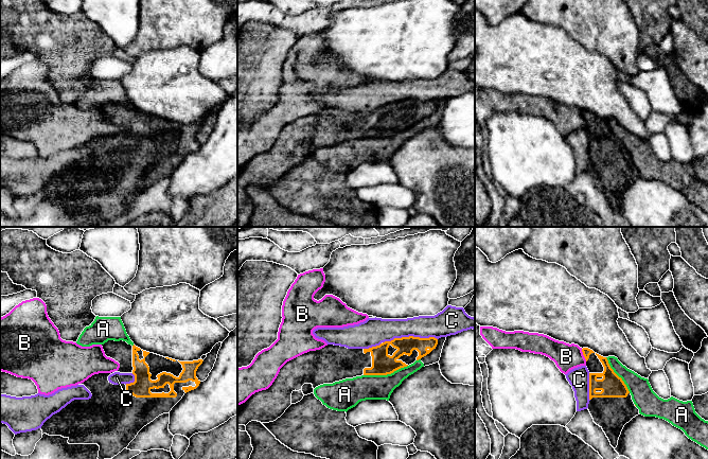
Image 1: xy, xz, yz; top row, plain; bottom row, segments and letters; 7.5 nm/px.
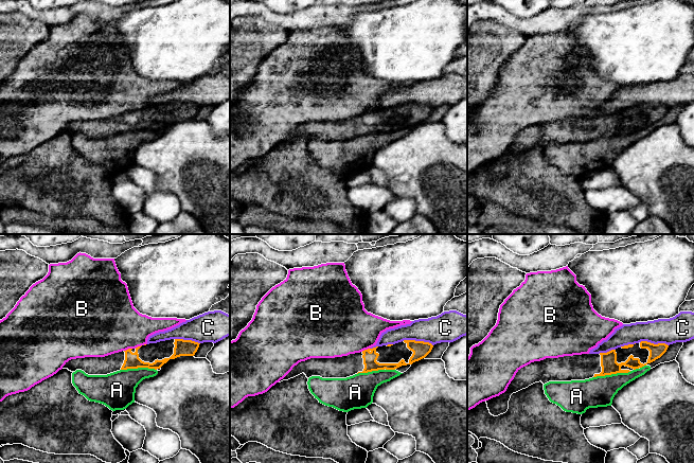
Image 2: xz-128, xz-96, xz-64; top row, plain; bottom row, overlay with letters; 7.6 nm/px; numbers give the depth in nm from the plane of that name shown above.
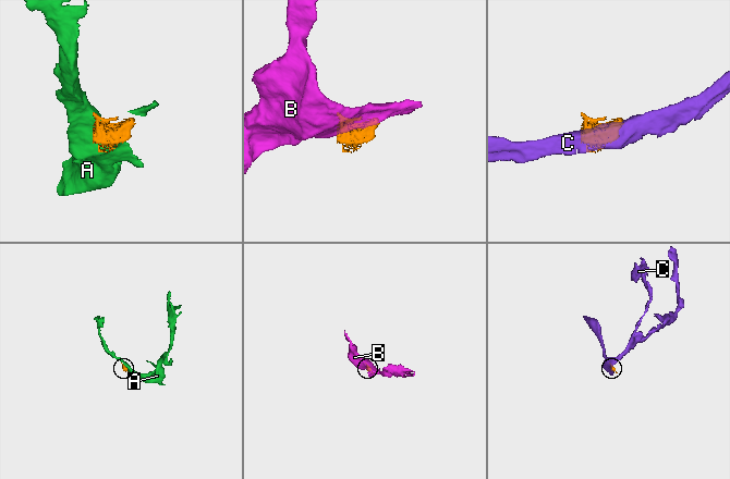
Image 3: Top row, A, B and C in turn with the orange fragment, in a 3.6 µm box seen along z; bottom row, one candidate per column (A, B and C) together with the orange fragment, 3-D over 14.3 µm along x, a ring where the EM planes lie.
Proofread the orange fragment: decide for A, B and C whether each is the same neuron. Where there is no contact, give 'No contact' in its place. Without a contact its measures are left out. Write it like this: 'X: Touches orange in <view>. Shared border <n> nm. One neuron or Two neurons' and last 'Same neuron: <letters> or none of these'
A: Touches orange in xz. Shared border 340 nm. Two neurons
B: Touches orange in yz. Shared border 100 nm. Two neurons
C: Touches orange in xz. Shared border 420 nm. Two neurons
Same neuron: none of these

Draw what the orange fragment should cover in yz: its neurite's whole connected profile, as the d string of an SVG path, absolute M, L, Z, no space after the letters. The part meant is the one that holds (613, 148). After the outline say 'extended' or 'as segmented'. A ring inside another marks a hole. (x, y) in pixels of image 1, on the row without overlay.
M583 110L582 114L589 134L590 163L587 172L594 184L605 195L610 208L616 211L624 188L639 177L639 172L607 121L588 110Z; extended

